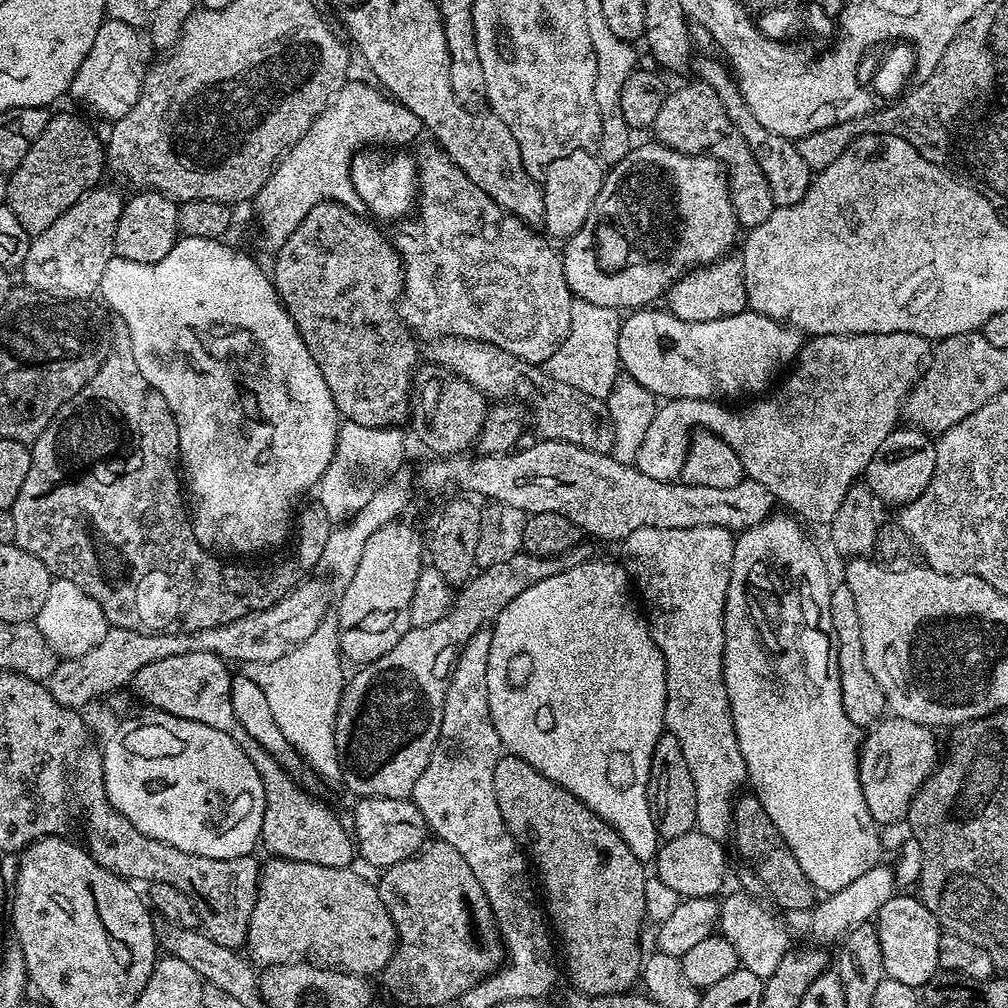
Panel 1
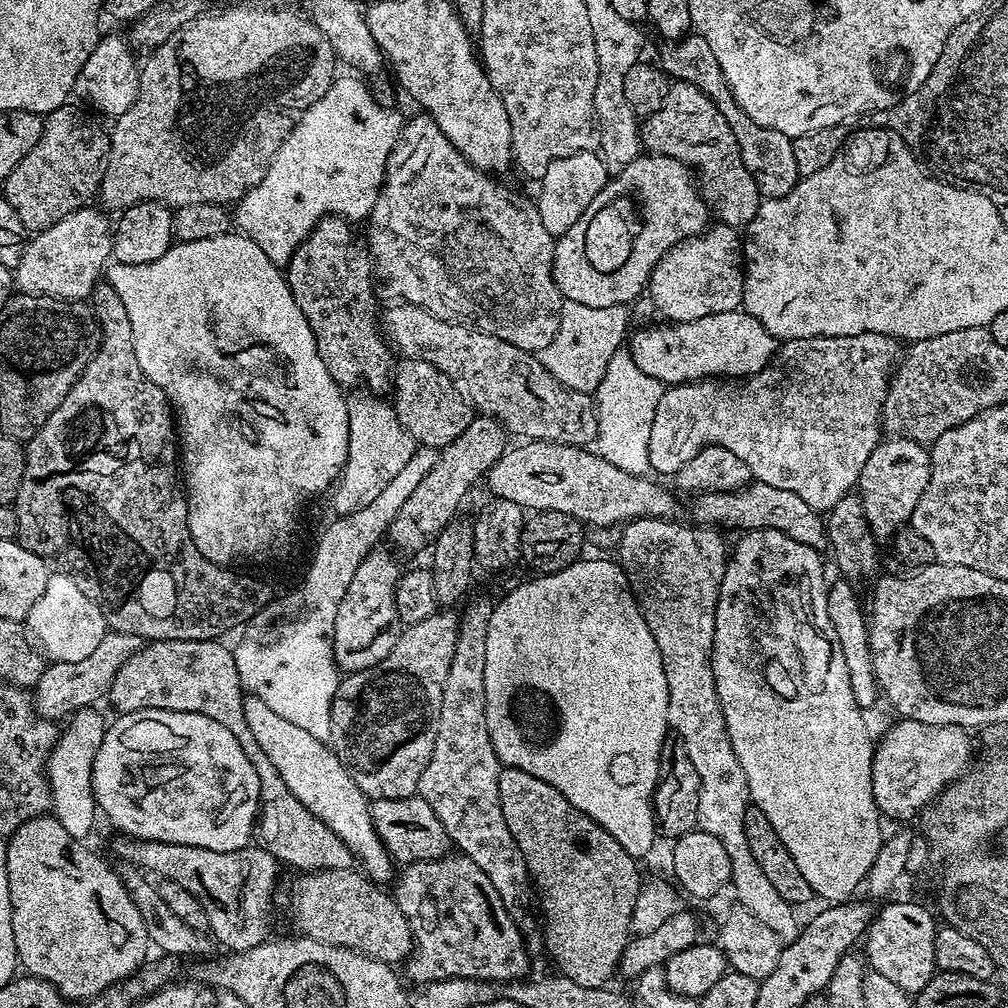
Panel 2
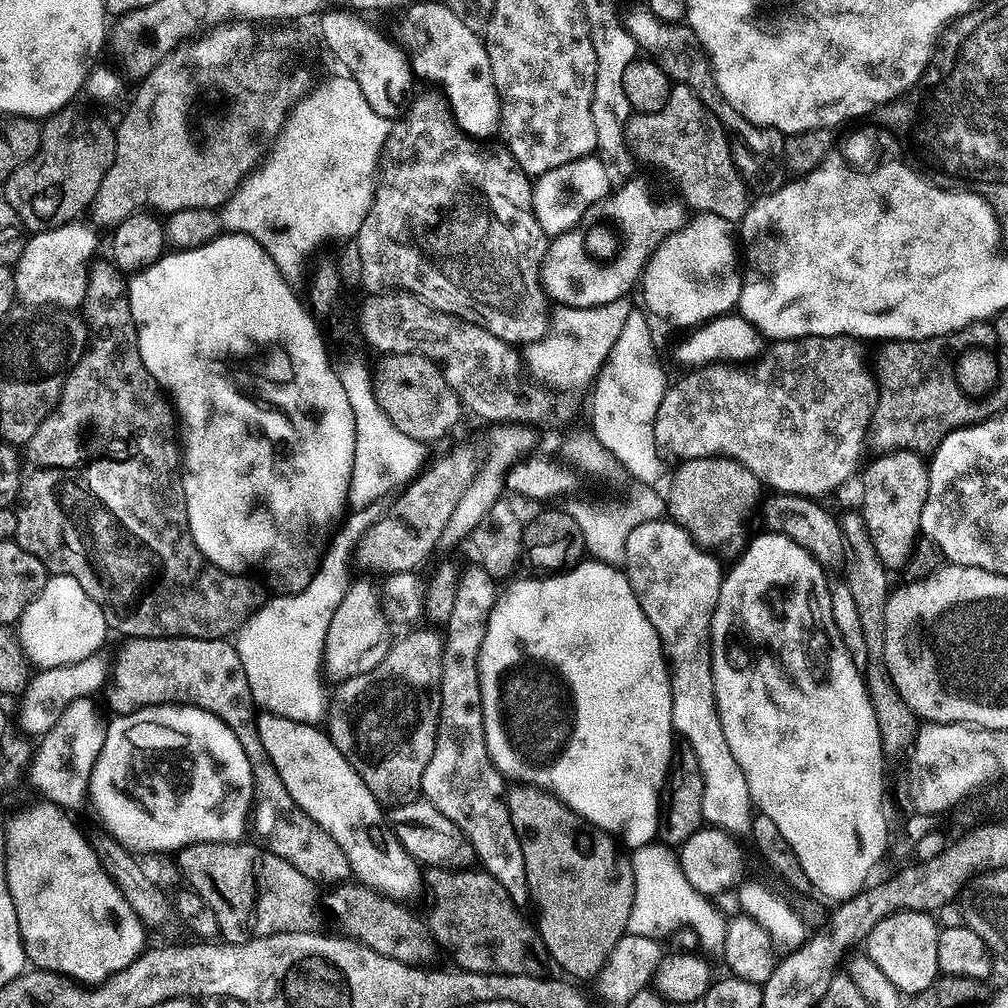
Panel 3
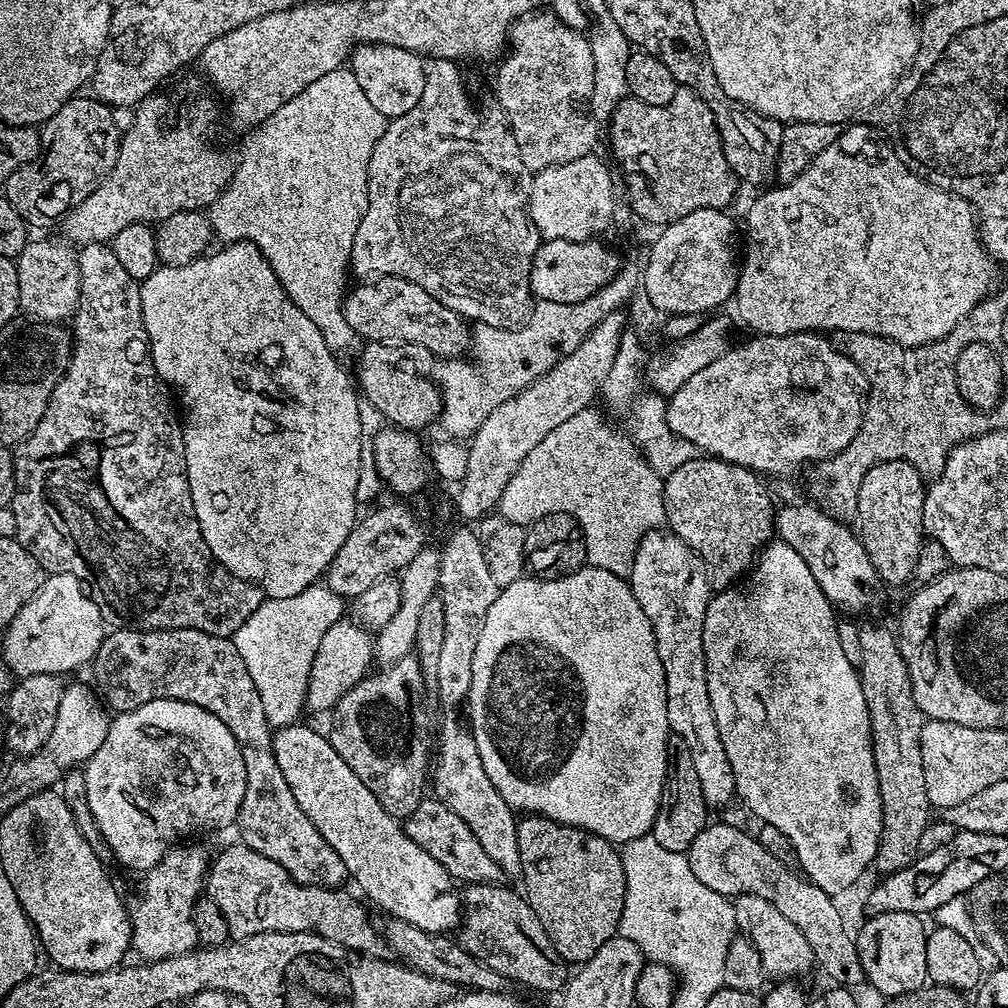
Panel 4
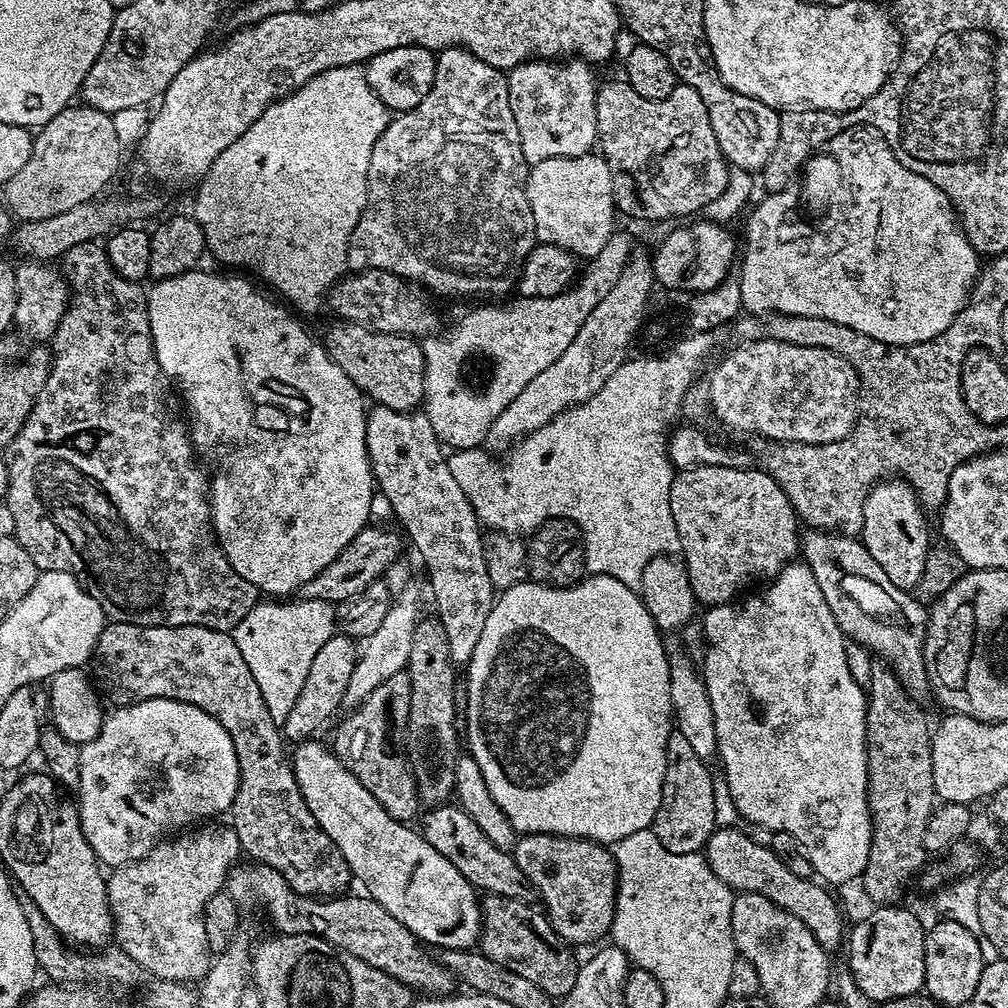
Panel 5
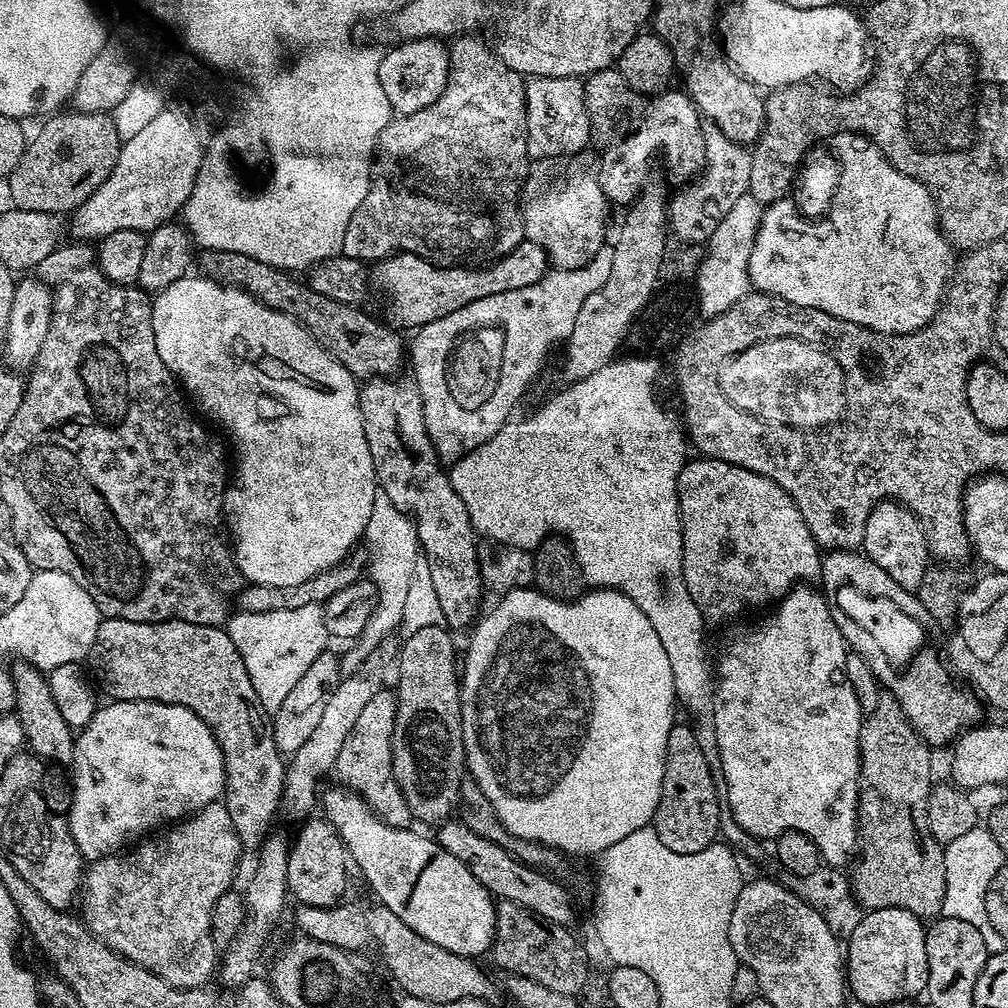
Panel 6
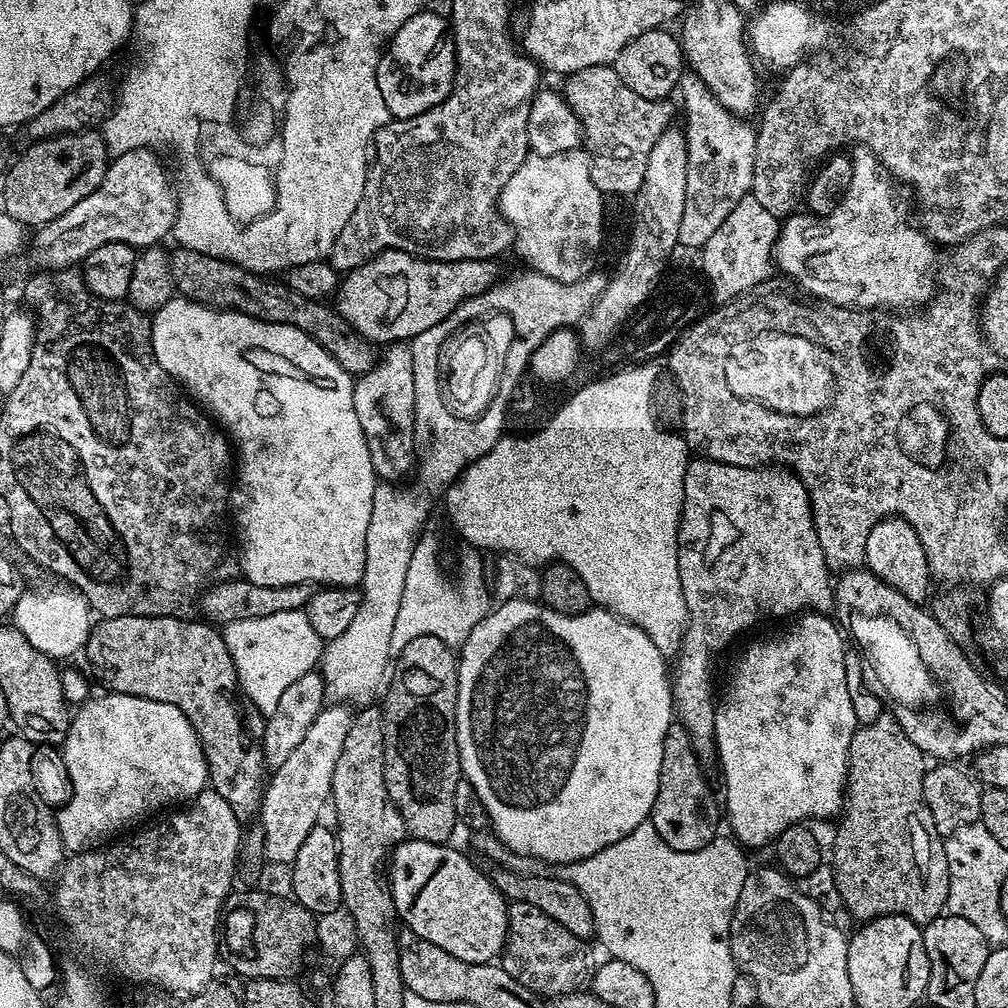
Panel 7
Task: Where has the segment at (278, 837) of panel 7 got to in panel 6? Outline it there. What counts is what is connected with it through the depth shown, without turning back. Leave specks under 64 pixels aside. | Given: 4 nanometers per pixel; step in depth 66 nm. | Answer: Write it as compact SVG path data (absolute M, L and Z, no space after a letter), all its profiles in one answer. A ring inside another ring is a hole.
M372 668L369 672L364 672L361 676L356 676L353 680L348 678L341 679L339 686L334 691L328 693L326 710L322 710L322 719L318 722L314 734L302 742L298 751L291 753L290 759L286 764L284 773L284 799L283 807L288 808L292 816L307 817L312 807L317 807L318 793L320 788L320 776L327 772L331 773L336 766L336 759L342 750L342 742L350 736L350 730L354 730L354 722L362 715L362 709L374 698L374 694L382 691L384 676L378 669ZM320 788L320 789L319 789ZM316 791L317 796L316 796ZM269 838L264 841L258 850L260 855L260 865L256 868L256 873L252 876L252 881L248 884L248 892L243 893L244 903L247 904L245 910L245 921L242 922L238 934L223 949L222 959L218 964L218 980L232 990L238 990L247 982L253 979L256 968L256 959L260 956L260 951L268 944L268 939L272 936L272 930L280 920L280 915L284 912L284 899L289 899L288 891L288 849L289 841L275 840Z

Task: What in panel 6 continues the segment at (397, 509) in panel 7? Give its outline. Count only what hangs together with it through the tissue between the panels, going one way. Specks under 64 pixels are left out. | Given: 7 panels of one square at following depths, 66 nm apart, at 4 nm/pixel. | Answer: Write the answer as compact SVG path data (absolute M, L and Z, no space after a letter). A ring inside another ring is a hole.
M377 491L374 506L370 514L370 522L366 526L363 539L368 540L368 548L372 551L372 560L367 561L366 572L378 590L376 609L366 624L366 630L358 638L356 649L347 657L343 657L342 664L345 669L352 668L359 660L364 660L392 631L397 631L402 622L402 610L406 606L406 597L410 590L410 582L414 578L414 566L422 558L420 539L416 533L416 523L405 512L400 512L386 498L386 494Z

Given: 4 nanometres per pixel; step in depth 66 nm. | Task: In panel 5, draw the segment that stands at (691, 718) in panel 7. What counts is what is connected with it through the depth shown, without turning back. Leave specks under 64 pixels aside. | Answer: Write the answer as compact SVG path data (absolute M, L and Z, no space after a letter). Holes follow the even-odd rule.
M710 465L694 466L677 471L673 475L672 485L670 486L670 514L674 514L674 526L678 530L678 538L680 539L682 563L688 569L692 593L696 595L697 601L704 606L733 603L741 595L739 592L743 588L748 588L751 584L761 583L760 585L763 585L765 582L771 582L787 564L793 563L802 552L802 524L797 519L796 512L790 501L787 500L783 489L777 484L776 476L769 475L759 467L758 469L752 468L752 466L731 468L730 466Z

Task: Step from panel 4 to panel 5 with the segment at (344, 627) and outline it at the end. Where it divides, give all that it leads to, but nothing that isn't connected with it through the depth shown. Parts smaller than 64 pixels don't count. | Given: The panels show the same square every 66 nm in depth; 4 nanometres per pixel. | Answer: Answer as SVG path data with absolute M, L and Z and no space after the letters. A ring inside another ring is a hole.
M333 634L326 642L326 646L322 646L322 650L314 654L314 662L310 662L310 674L306 674L306 682L302 686L302 694L298 694L298 702L294 702L289 717L285 718L282 725L282 736L285 741L303 742L315 737L315 732L336 711L341 711L346 686L350 683L350 676L354 674L357 655L357 641L343 634Z

